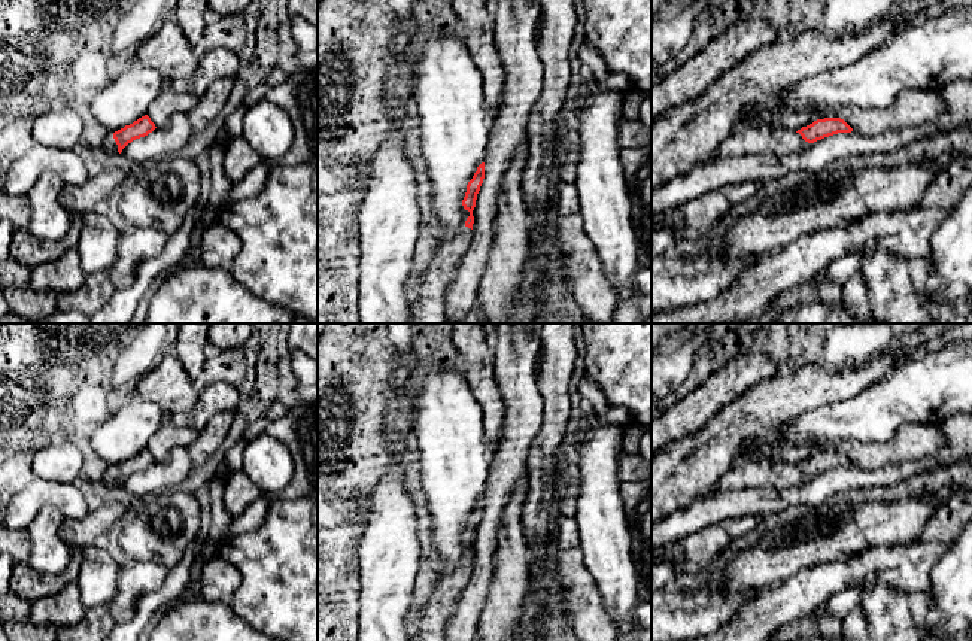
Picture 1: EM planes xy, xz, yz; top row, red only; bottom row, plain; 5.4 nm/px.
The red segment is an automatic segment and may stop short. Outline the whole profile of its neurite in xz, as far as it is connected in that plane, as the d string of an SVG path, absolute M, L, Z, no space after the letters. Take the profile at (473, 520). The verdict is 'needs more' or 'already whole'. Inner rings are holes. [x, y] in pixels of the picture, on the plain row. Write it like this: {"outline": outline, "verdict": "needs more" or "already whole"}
{"outline": "M485 496L477 501L473 513L467 519L462 540L470 546L465 559L452 574L438 574L431 596L422 605L422 616L417 631L410 635L410 641L446 641L444 626L455 611L456 601L468 584L477 528L485 513Z", "verdict": "needs more"}

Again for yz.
{"outline": "M841 452L817 453L798 465L777 465L769 461L744 462L726 471L713 490L744 487L789 487L805 483L811 477L853 462Z", "verdict": "needs more"}

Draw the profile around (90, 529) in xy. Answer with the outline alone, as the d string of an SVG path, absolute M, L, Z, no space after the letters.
M127 499L107 502L95 511L88 511L82 519L64 519L60 535L73 550L101 543L104 534L119 520L131 514L131 505Z

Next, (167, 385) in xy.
M168 349L162 361L137 380L136 397L155 402L165 416L192 410L200 392L179 358Z

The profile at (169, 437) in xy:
M164 420L161 428L149 440L148 450L155 461L162 461L176 447L191 446L197 440L198 434L200 431L189 426L176 426Z

